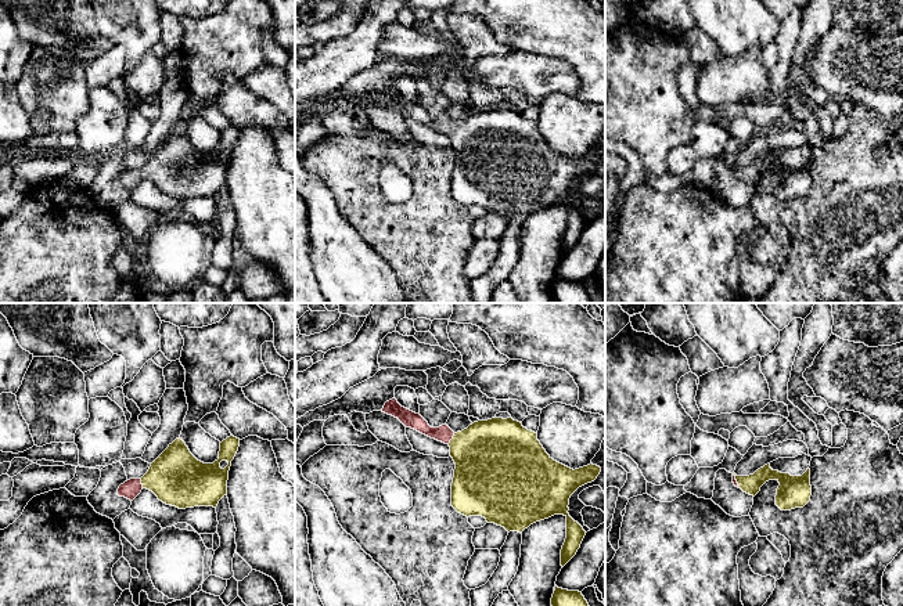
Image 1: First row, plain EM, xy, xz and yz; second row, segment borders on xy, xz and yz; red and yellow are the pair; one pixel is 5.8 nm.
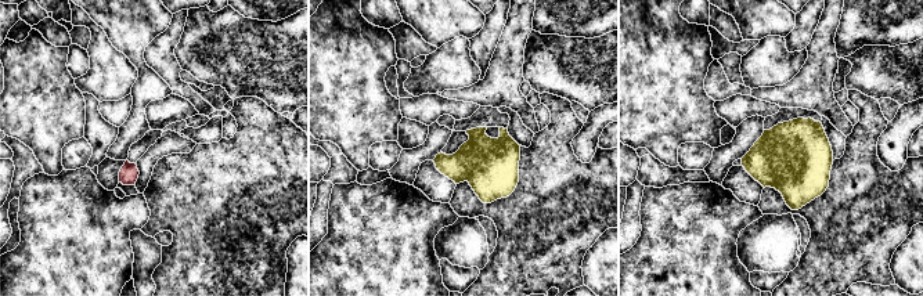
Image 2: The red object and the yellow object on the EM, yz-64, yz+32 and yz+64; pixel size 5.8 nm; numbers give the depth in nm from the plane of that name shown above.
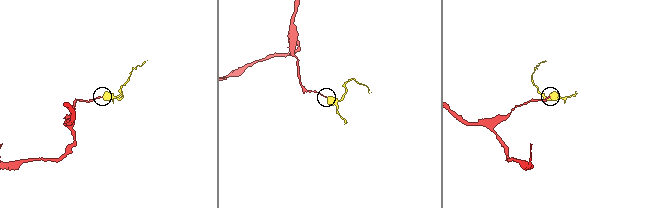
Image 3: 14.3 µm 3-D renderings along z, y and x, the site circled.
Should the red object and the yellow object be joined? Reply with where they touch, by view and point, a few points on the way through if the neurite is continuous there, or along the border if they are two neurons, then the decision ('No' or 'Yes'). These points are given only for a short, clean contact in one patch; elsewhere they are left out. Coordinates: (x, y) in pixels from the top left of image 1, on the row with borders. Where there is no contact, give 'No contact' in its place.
Touches red at xz (452, 437). Path across: xz (443, 433), (452, 437), (468, 448), (490, 455). Yes

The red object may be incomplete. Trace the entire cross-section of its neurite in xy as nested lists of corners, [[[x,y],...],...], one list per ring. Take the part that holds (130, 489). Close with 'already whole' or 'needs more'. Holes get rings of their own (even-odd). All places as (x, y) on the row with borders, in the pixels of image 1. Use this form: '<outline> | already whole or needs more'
[[[233,434],[220,443],[219,459],[213,463],[198,461],[179,437],[151,463],[141,479],[130,479],[119,486],[118,495],[133,501],[143,488],[152,491],[159,501],[179,509],[213,506],[227,495],[227,480],[231,461],[240,447],[240,439]]] | needs more

